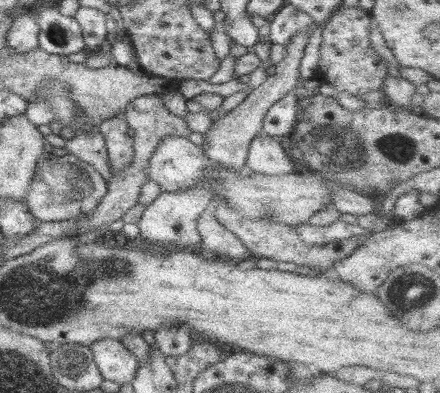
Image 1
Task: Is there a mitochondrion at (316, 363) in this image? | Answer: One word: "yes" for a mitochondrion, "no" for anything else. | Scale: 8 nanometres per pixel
no

